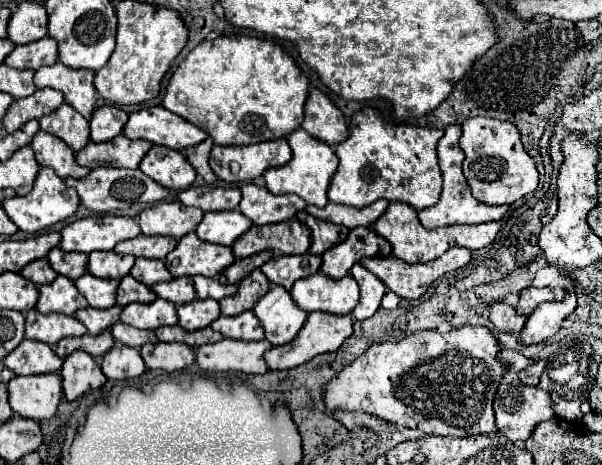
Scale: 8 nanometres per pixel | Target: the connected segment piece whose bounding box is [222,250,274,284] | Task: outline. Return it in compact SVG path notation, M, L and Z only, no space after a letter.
M266 250L266 252L252 254L252 256L242 258L242 260L234 260L234 264L228 266L228 270L224 270L222 276L224 276L224 280L226 280L228 284L238 284L246 274L250 274L250 272L256 270L256 268L260 268L264 262L272 260L272 256L274 256L274 254L272 254L270 250Z

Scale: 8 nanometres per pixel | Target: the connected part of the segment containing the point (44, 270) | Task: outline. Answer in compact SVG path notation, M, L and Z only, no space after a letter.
M40 258L40 260L34 260L34 262L30 262L28 266L24 266L22 268L22 272L20 272L24 278L28 278L30 282L34 282L36 286L44 286L44 284L50 284L50 282L54 282L56 280L56 272L52 270L52 266L48 264L48 260L46 258Z

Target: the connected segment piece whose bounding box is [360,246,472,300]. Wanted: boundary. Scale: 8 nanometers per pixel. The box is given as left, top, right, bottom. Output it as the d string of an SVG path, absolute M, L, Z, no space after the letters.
M452 248L448 252L444 252L440 258L428 262L428 264L406 264L404 260L400 258L394 258L394 256L388 256L388 258L364 258L360 264L364 268L368 268L372 274L376 274L388 290L396 292L400 298L406 298L406 300L418 300L434 280L438 280L440 276L444 276L446 272L452 272L460 266L466 266L470 262L470 256L472 252L468 248Z

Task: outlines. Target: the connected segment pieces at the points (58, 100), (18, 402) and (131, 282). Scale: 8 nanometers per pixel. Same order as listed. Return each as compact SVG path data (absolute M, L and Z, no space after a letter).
M54 88L36 90L32 96L28 96L24 100L14 100L10 104L10 108L2 120L4 128L6 128L6 132L12 134L28 120L52 114L54 110L58 110L62 106L62 102L64 102L64 94L60 90L54 90Z
M60 372L36 374L36 376L14 376L8 382L10 406L22 418L46 420L56 414L62 398L62 376Z
M124 276L120 280L120 286L118 286L118 304L120 306L128 306L132 302L146 302L148 304L152 300L156 300L156 294L148 286L136 282L132 276Z

